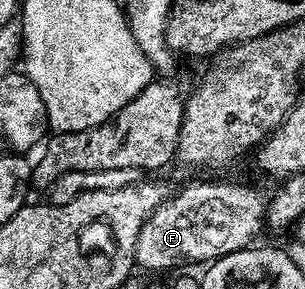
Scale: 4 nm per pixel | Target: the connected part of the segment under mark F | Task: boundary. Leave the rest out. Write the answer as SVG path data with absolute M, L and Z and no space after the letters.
M191 183L184 191L172 194L165 202L151 214L145 221L145 225L141 225L141 233L137 237L137 249L135 250L135 261L140 268L144 267L147 271L167 271L170 267L179 267L182 263L203 263L202 265L210 265L216 259L220 259L222 255L228 255L234 251L241 251L245 247L250 247L256 242L255 239L259 235L259 230L264 230L265 216L267 214L267 205L264 196L259 196L251 187L242 187L239 183Z

